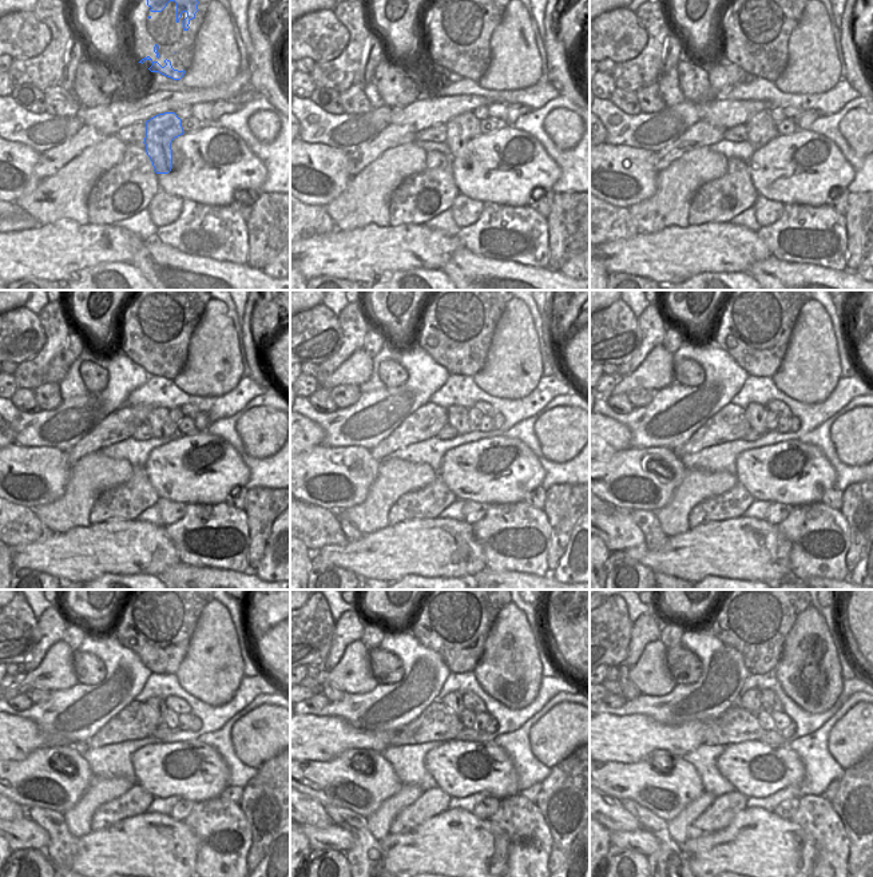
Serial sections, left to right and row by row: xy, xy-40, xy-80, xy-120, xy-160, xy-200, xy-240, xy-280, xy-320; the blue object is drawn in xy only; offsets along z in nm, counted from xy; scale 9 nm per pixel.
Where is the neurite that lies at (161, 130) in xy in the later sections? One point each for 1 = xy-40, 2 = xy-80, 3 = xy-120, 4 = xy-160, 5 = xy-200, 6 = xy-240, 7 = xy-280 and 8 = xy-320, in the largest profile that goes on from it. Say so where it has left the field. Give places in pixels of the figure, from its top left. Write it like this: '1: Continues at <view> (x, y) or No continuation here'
1: Continues at xy-40 (461, 129)
2: Continues at xy-80 (762, 129)
3: Continues at xy-120 (159, 421)
4: Continues at xy-160 (457, 416)
5: Continues at xy-200 (756, 413)
6: Continues at xy-240 (158, 705)
7: Continues at xy-280 (453, 701)
8: Continues at xy-320 (750, 701).

